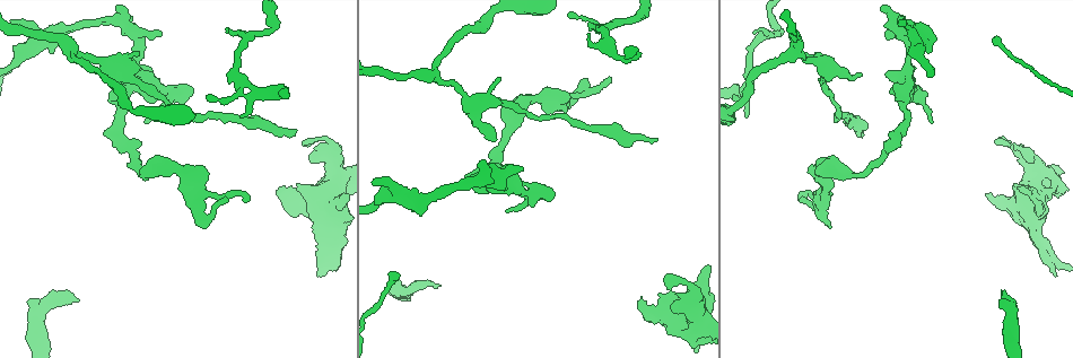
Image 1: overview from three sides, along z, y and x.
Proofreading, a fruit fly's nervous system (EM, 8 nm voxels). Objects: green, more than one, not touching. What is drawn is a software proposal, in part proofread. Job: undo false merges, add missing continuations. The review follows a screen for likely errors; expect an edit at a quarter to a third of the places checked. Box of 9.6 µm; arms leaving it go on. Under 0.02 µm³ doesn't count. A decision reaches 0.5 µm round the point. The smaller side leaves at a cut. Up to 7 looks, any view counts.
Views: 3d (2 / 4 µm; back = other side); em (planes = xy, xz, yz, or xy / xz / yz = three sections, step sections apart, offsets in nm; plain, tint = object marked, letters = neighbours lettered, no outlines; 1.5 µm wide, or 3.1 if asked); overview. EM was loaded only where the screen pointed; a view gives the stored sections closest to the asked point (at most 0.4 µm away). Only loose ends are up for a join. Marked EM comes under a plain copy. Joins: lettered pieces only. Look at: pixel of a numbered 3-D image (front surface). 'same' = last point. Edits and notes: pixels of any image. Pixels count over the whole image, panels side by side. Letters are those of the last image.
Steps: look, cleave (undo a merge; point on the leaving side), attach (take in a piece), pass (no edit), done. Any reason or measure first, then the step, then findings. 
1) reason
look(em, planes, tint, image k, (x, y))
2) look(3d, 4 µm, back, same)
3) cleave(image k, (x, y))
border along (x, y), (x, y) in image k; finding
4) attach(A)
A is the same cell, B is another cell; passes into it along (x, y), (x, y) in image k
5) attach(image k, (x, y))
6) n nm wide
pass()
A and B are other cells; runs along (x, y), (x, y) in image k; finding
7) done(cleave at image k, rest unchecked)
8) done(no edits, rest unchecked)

free end
look(3d, 4 µm, image 1, (79, 299))

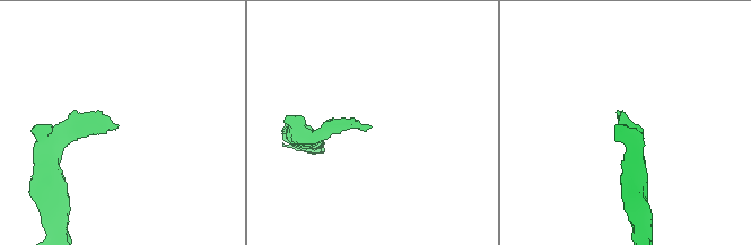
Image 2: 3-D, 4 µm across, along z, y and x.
look(em, xz, step 8, letters, image 2, (372, 127))

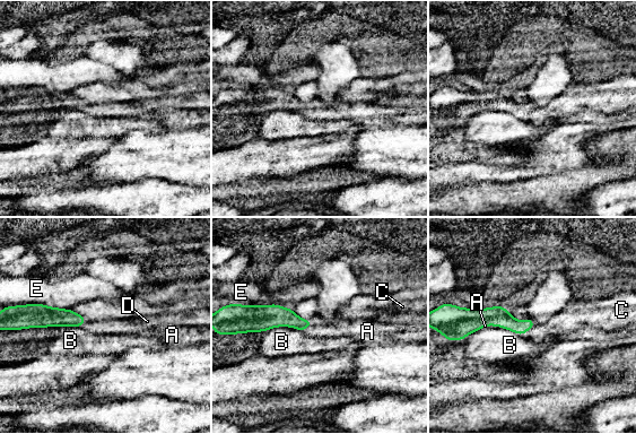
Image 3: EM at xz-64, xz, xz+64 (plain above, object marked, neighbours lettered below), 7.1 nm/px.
attach(A)
A is the same cell, B, C, D and E are other cells; passes into it along (276, 315), (308, 326), (339, 328) in image 3; it goes on there

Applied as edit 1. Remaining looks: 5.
see it whole again
look(overview)

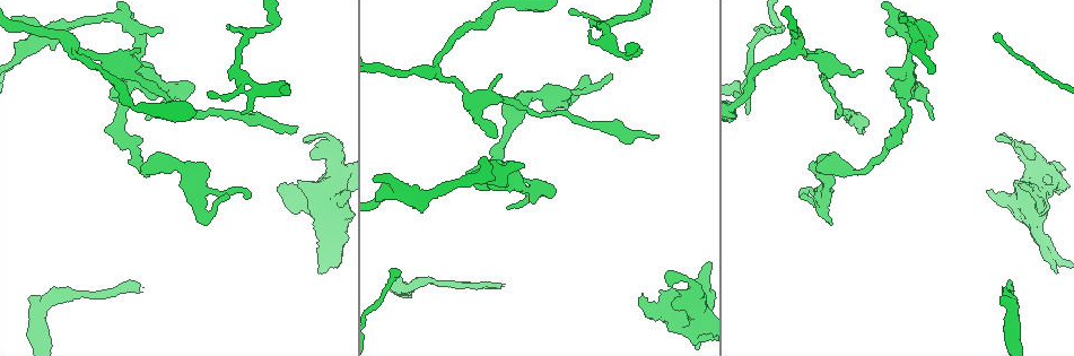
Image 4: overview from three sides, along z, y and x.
look(em, planes, tint, image 4, (570, 105))

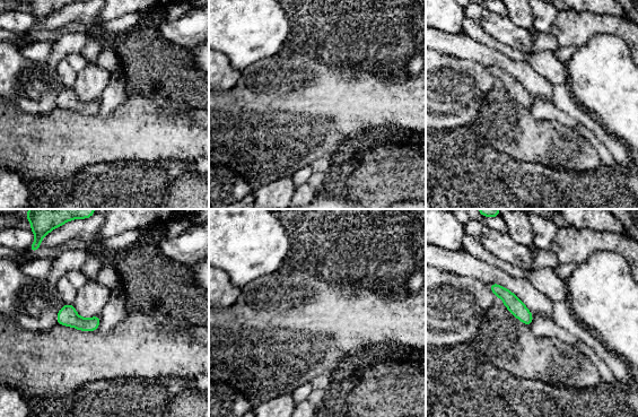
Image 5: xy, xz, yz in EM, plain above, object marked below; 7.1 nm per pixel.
look(em, planes, letters, same)

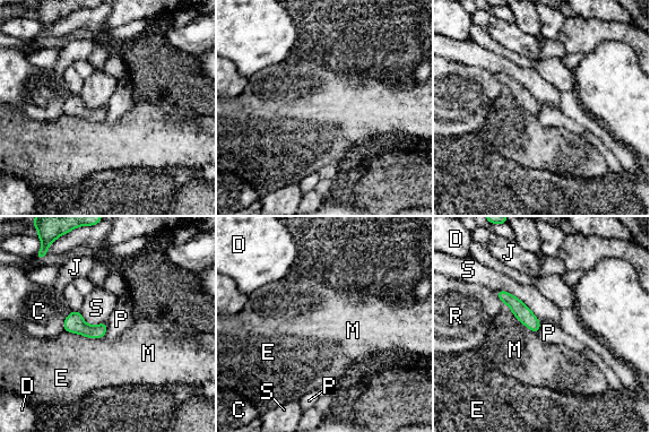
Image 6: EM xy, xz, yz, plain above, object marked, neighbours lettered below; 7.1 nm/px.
pass()
C, D, E, J, M, P, R and S are other cells; no lettered piece goes on from it

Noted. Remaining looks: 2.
done(attach at image 3, rest unchecked)

